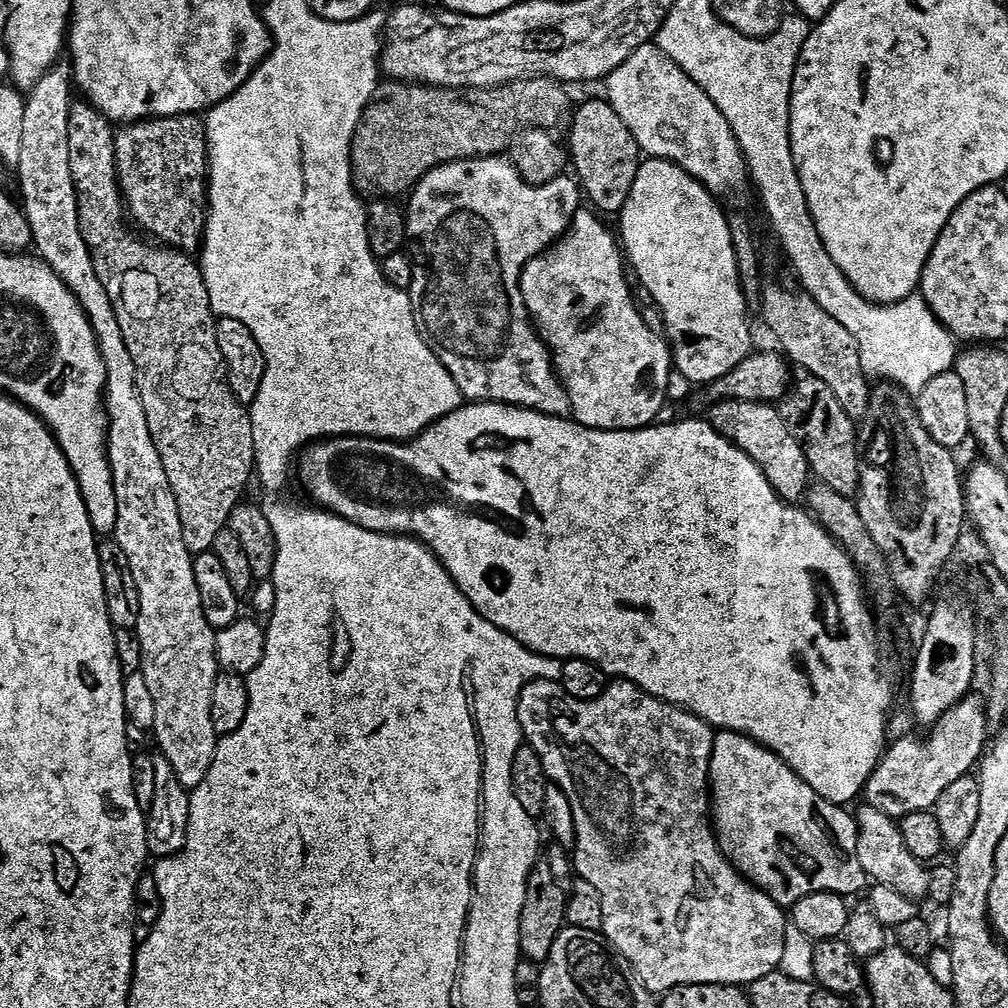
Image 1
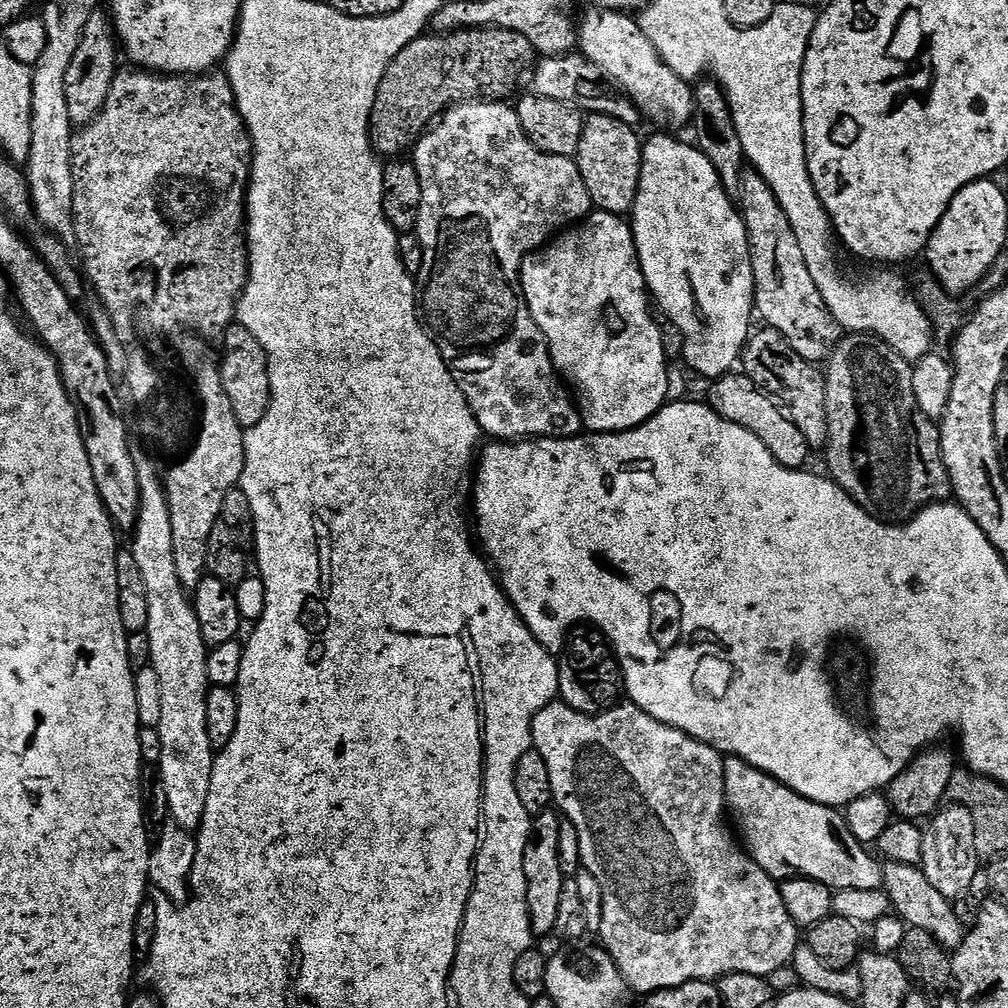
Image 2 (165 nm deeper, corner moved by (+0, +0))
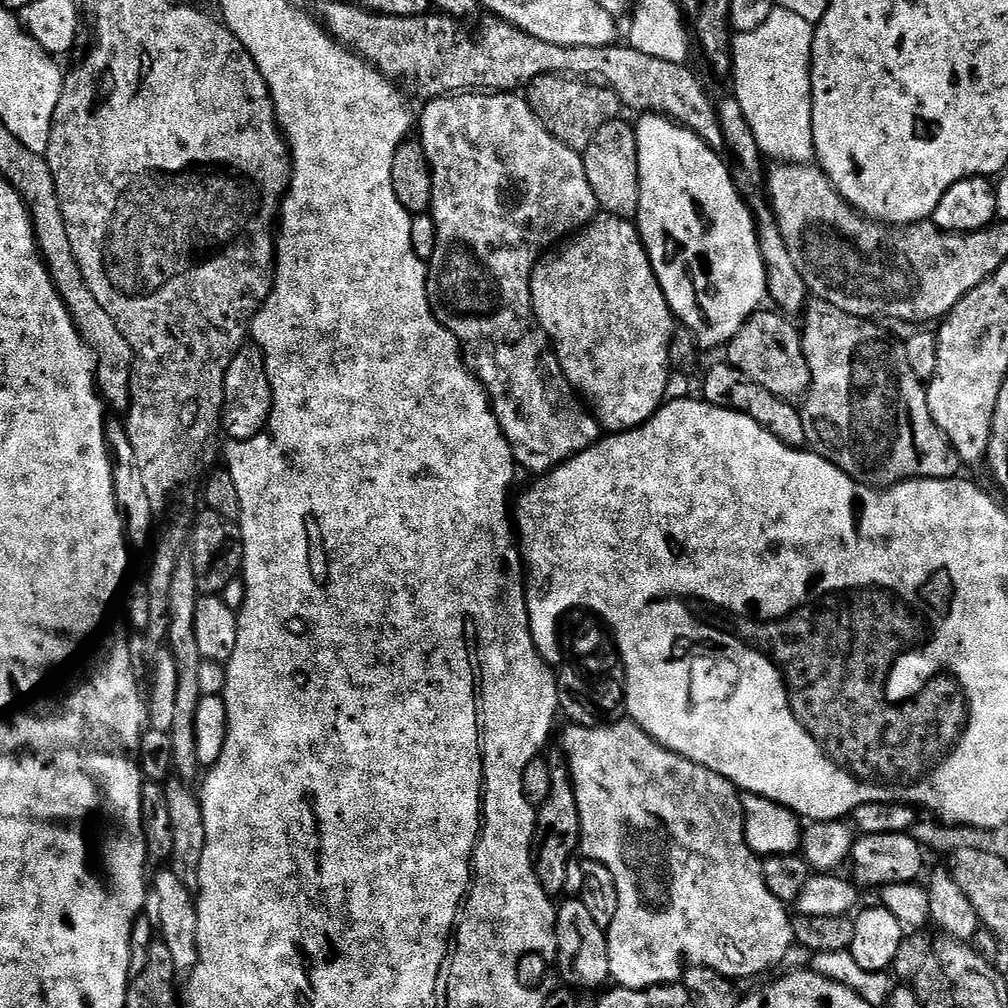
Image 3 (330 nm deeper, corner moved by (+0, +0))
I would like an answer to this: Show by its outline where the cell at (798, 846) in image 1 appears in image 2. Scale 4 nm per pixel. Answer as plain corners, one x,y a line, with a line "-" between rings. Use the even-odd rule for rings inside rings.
737,756
727,757
724,762
724,802
727,815
748,855
754,862
758,862
758,866
762,866
762,870
766,870
766,874
770,874
773,880
783,882
792,873
814,878
833,890
883,889
884,869
881,861
875,855
872,857
868,853
871,851
865,845
859,844
854,834
850,834
848,824
837,809
808,800

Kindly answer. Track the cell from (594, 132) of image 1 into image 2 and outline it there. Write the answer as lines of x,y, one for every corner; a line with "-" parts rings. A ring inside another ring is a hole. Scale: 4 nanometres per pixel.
592,114
585,119
582,142
578,142
574,159
592,203
599,211
623,217
632,211
638,186
642,183
640,171
644,157
642,140
636,137
636,131
633,125
618,118

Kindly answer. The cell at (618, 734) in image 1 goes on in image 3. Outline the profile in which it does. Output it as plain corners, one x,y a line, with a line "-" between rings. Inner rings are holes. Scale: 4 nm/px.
617,722
614,724
603,724
597,728
587,728
581,724
569,723
568,729
564,732
560,744
564,747
564,756
566,767
570,775
572,775
572,785
574,786
574,798
578,802
578,818
580,819
580,846
579,855
584,860
593,860
594,862
602,862
602,866
606,866
606,870
610,870
610,874
614,874
614,886
618,886
618,914
614,914
614,922
610,922
610,926
606,929
608,933
608,949
610,950
610,977
621,988
658,988
661,984
675,984
683,977
684,969
689,968
709,968
715,972
721,972
723,976
729,978
737,978
736,976
756,976
759,972
764,972
767,968
772,968
775,964
780,964
784,960
784,955
791,948
794,948
792,939
792,922
793,917
788,916
789,909
778,898
774,898
774,894
770,894
770,886
766,886
766,882
762,878
762,863
758,859
755,852
750,850
750,846
744,837
744,811
740,805
741,793
735,784
731,784
726,778
722,778
714,770
710,770
701,764
690,762
686,758
682,758
678,754
674,754
668,748
664,748
653,740
651,736
647,736
642,729
631,722

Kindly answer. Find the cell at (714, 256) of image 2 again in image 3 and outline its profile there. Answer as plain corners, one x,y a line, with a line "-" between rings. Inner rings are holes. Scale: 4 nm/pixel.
644,114
637,120
640,121
635,121
634,127
640,175
638,227
640,240
658,278
658,288
672,307
673,317
693,333
701,349
723,349
768,296
768,279
754,213
736,187
727,163
702,138
667,116

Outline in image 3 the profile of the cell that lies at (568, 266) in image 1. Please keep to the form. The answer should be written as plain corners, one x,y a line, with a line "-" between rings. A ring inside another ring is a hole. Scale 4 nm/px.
597,215
579,232
545,252
532,272
532,305
566,378
586,401
601,429
612,434
629,432
662,407
670,375
668,351
674,317
658,288
658,278
640,240
640,229
633,221

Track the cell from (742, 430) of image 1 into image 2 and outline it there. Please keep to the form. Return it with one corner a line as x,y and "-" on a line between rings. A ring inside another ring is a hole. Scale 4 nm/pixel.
729,374
713,379
708,388
706,403
726,422
734,422
750,434
754,434
764,443
766,450
774,454
774,458
787,468
803,469
810,455
810,449
802,430
794,426
791,416
776,403
772,397
766,395
763,388
756,388
754,382
743,374

